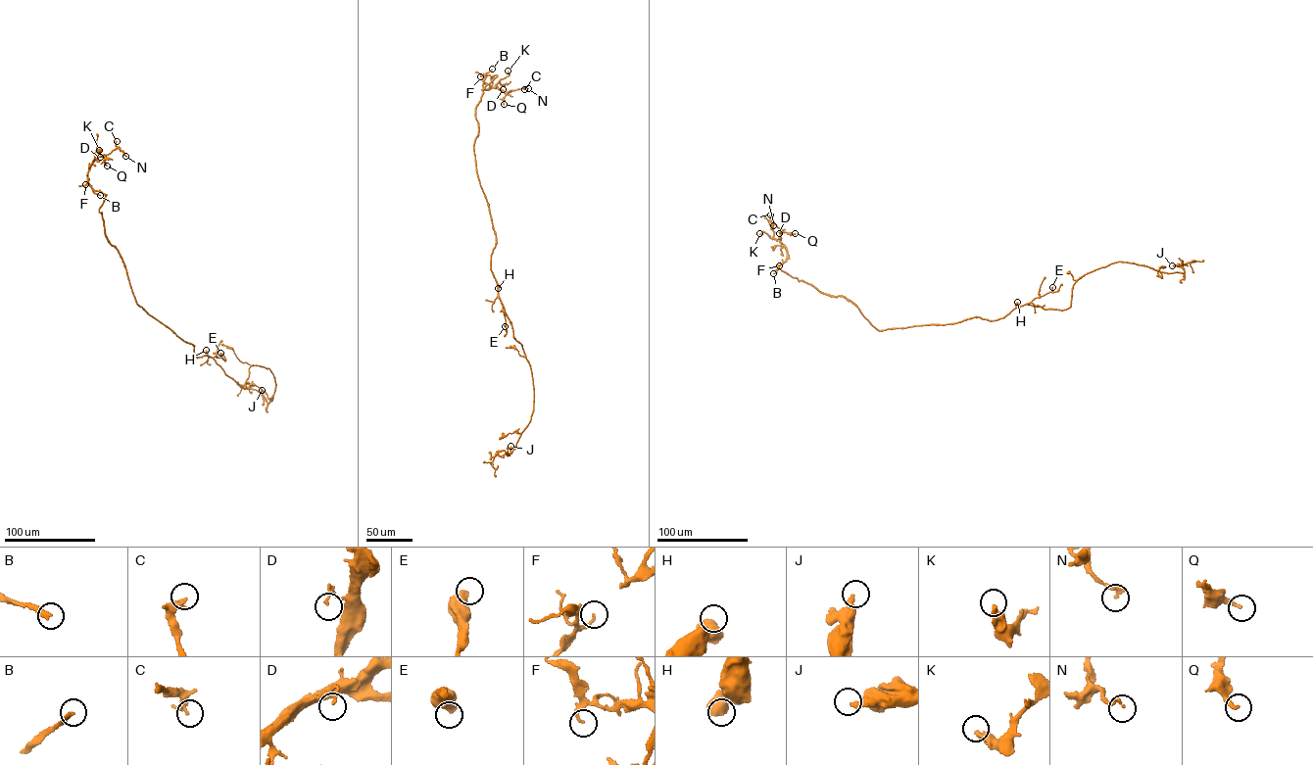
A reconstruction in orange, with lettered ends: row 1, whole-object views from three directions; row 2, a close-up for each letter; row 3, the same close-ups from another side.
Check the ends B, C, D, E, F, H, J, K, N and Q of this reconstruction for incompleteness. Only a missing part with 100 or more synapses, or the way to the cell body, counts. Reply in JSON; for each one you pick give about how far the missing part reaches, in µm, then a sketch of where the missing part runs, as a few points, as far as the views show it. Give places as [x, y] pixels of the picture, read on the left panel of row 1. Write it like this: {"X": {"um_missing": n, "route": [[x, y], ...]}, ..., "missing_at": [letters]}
{"B": {"um_missing": 40, "route": [[100, 195], [104, 203], [100, 221]]}, "missing_at": ["B"]}

